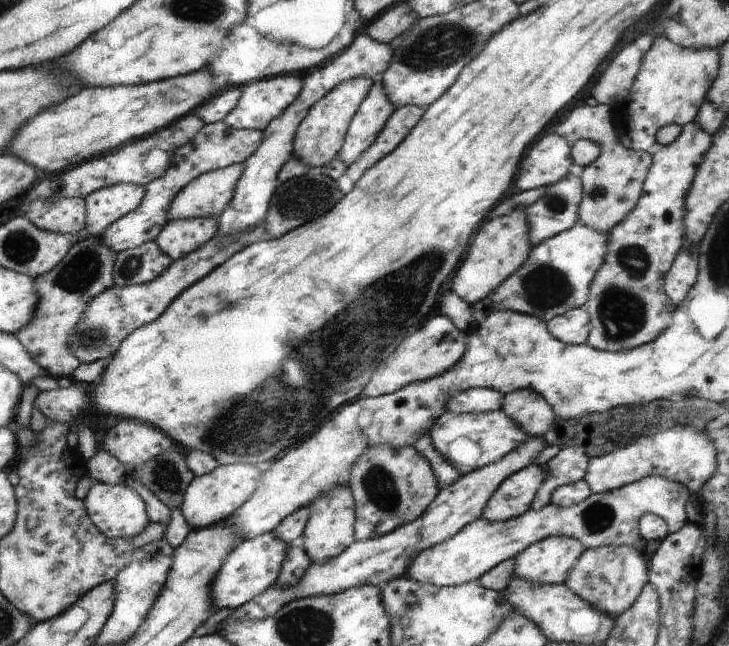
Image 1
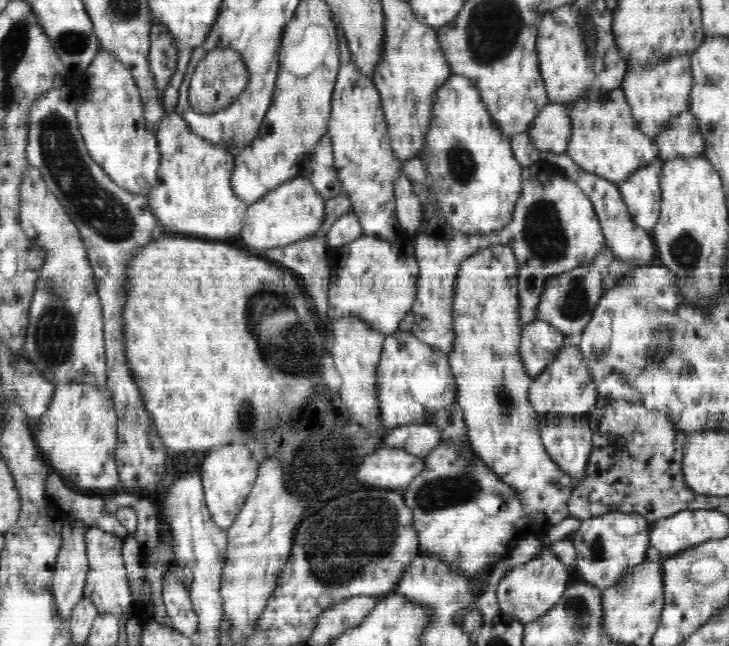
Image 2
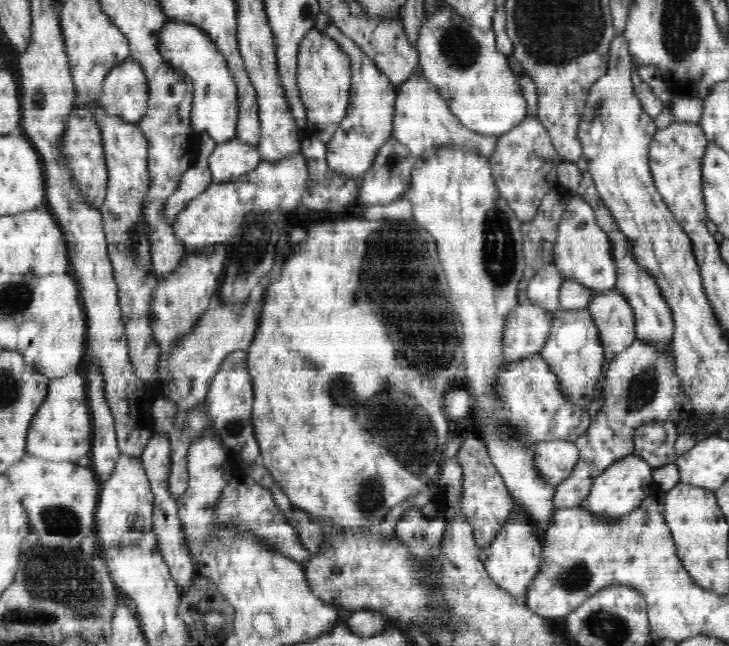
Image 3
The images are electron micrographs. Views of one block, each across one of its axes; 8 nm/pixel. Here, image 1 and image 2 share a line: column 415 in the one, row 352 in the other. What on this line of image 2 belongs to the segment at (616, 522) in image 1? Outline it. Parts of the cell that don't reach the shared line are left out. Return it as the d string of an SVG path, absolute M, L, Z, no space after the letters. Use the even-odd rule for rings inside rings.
M562 345L550 362L538 376L534 377L529 388L529 401L542 419L551 417L572 417L580 419L587 417L588 412L596 407L598 402L597 386L590 376L585 358L579 346Z

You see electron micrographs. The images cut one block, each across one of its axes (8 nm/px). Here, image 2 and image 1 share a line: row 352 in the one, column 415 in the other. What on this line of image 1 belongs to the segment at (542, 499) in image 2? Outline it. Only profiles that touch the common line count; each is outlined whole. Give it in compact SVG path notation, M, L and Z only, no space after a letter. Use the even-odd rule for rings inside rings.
M368 447L355 460L349 474L349 489L355 500L355 538L382 536L406 522L418 518L439 493L439 486L430 463L412 447Z

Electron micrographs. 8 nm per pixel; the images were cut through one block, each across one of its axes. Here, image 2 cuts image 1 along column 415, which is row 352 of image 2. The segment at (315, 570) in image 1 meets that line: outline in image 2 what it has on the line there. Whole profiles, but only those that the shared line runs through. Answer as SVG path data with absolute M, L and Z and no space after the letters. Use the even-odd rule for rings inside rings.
M538 318L523 326L518 352L531 377L538 376L550 362L554 362L555 351L564 344L564 338L557 328Z

